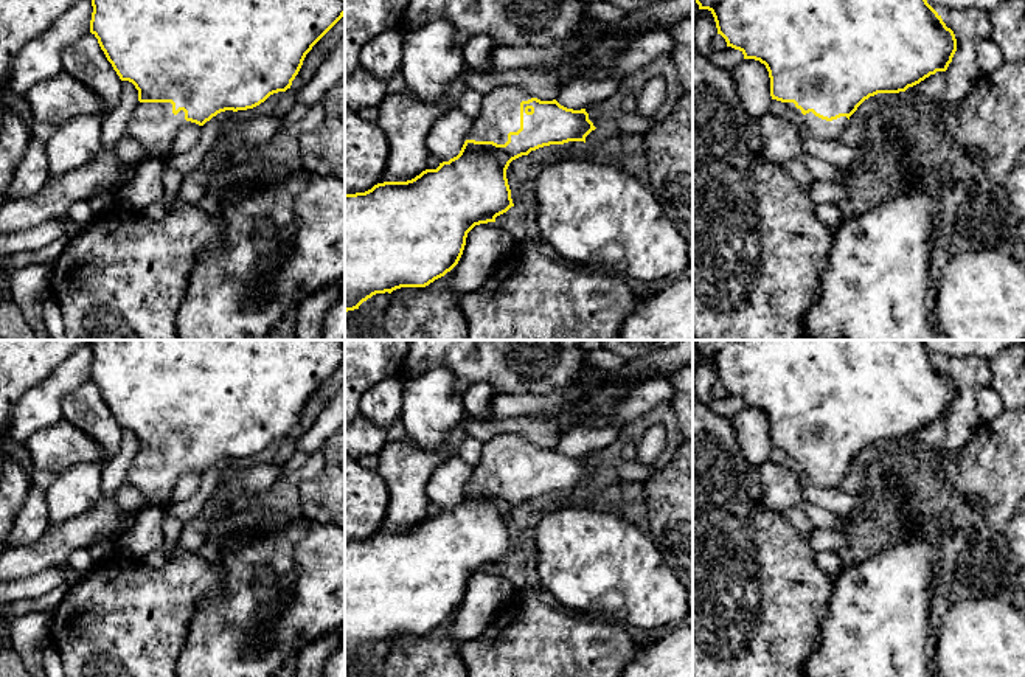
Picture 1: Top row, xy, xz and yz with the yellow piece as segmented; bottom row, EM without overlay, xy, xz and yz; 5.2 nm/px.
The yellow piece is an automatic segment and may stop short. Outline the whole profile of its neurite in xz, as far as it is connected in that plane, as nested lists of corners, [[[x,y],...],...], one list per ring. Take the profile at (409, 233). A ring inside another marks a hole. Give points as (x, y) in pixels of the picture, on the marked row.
[[[516,84],[500,85],[483,95],[483,109],[457,157],[407,182],[345,194],[345,312],[376,293],[426,287],[444,276],[458,264],[467,233],[514,207],[506,179],[512,160],[550,144],[585,143],[595,129],[585,109],[540,101]]]

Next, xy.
[[[92,0],[90,33],[121,81],[129,81],[138,90],[138,104],[129,120],[126,137],[138,141],[151,157],[169,152],[177,132],[186,124],[203,126],[225,110],[247,110],[264,102],[270,95],[286,92],[298,75],[306,54],[345,16],[345,0]]]

